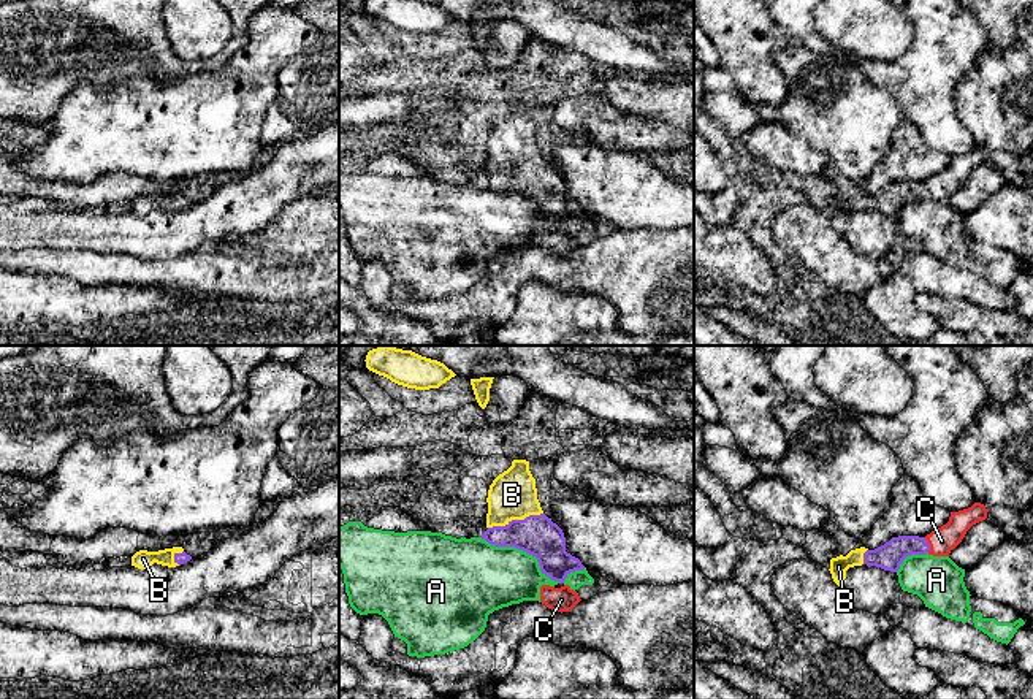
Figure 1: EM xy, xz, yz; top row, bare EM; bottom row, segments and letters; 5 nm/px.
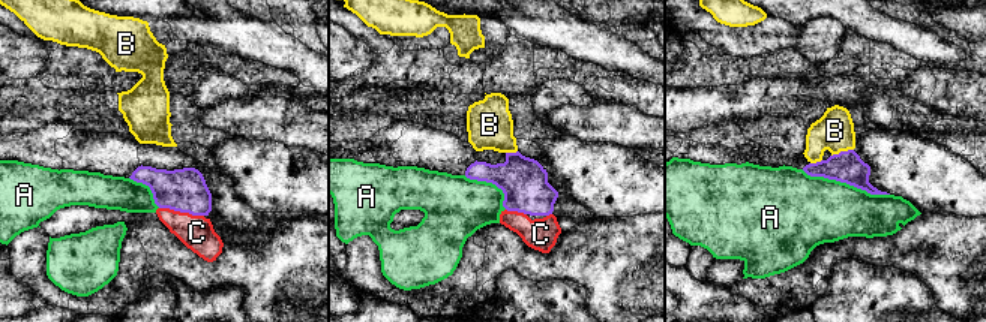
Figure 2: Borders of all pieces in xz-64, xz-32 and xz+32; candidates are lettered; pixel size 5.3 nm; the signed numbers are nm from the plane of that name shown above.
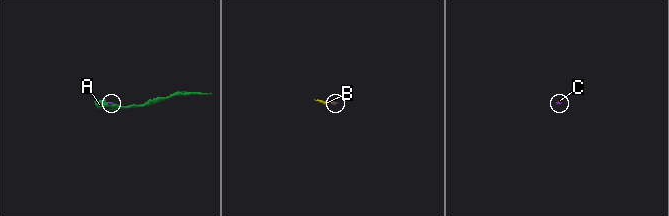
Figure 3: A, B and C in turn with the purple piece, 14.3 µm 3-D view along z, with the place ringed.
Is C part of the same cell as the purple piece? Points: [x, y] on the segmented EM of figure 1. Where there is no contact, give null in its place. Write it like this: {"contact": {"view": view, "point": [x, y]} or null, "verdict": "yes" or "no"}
{"contact": {"view": "yz", "point": [929, 546]}, "verdict": "yes"}

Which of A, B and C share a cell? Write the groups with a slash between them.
A / B C

